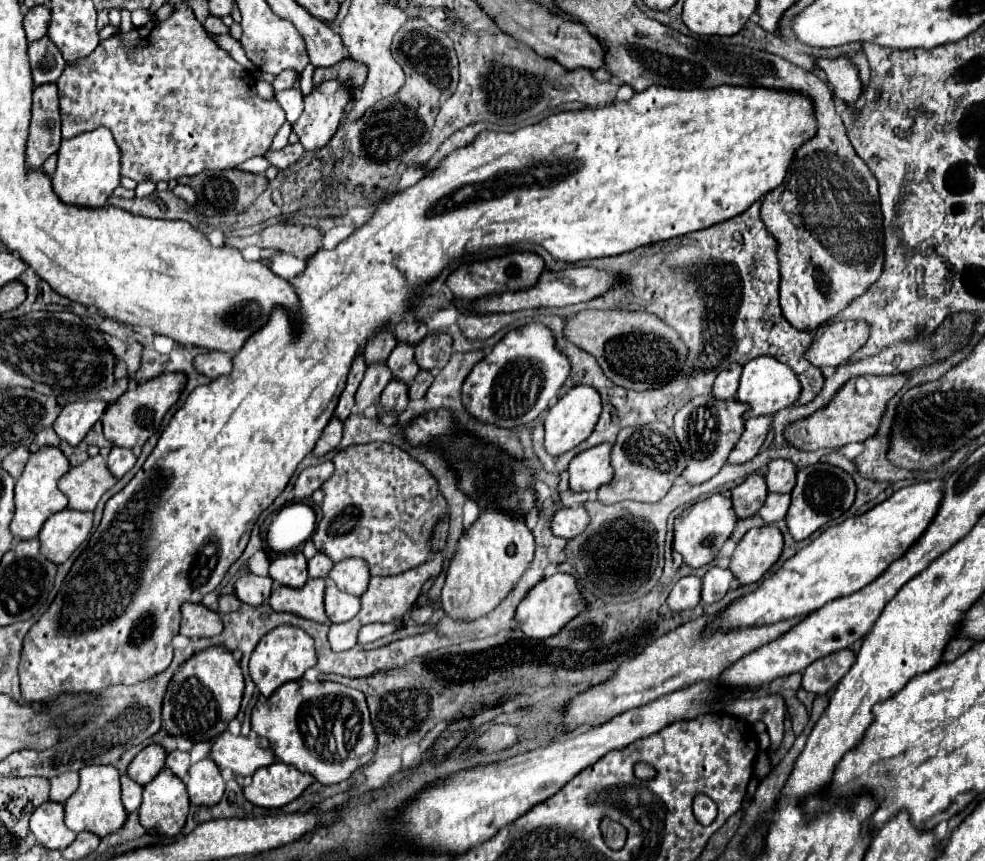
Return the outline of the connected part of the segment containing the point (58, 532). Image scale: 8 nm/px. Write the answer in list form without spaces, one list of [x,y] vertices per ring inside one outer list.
[[[66,508],[62,512],[52,514],[44,522],[38,534],[42,542],[40,550],[54,564],[62,564],[88,538],[90,530],[92,530],[92,512]]]

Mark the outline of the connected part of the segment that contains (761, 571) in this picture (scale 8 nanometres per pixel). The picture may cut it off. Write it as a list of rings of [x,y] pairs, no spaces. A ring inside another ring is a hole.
[[[776,526],[748,530],[732,554],[730,570],[734,572],[734,578],[740,584],[758,582],[776,564],[782,548],[784,540]]]

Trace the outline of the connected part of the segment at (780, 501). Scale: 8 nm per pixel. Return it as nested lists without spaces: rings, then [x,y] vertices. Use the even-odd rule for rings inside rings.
[[[768,494],[766,502],[760,510],[760,516],[764,518],[764,522],[772,524],[786,516],[788,506],[790,506],[790,494]]]

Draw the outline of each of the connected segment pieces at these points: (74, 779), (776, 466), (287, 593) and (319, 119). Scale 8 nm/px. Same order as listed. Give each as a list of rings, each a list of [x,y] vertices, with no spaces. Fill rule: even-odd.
[[[66,772],[60,776],[54,776],[50,780],[50,800],[52,802],[66,802],[68,796],[72,796],[78,788],[78,772]]]
[[[772,460],[768,464],[768,492],[792,492],[796,484],[796,466],[790,460]]]
[[[312,578],[302,588],[276,584],[270,596],[270,606],[274,610],[300,614],[314,622],[328,622],[328,616],[324,612],[324,588],[326,578]]]
[[[320,84],[310,96],[304,98],[304,112],[296,124],[294,132],[300,136],[304,150],[316,150],[334,136],[344,110],[348,108],[348,92],[340,84]]]

